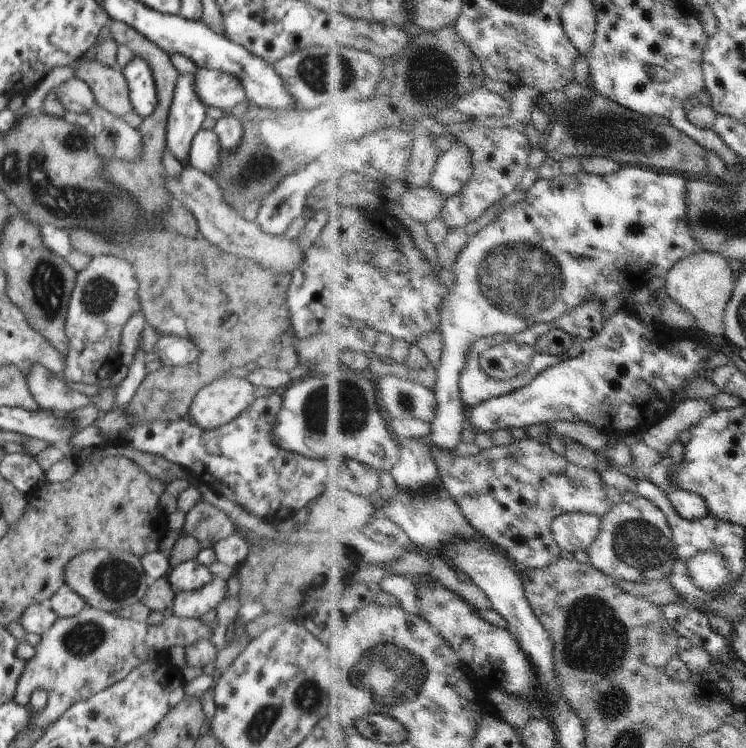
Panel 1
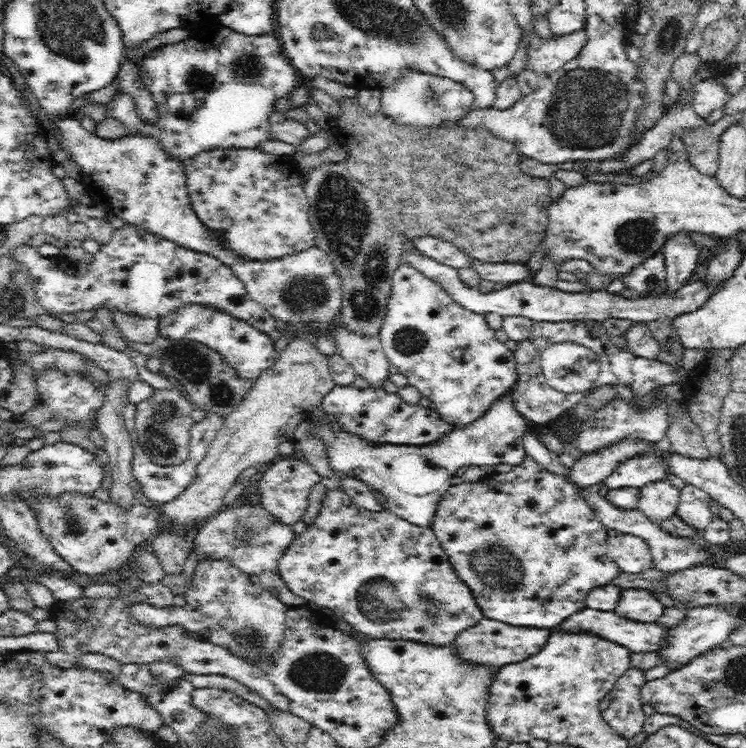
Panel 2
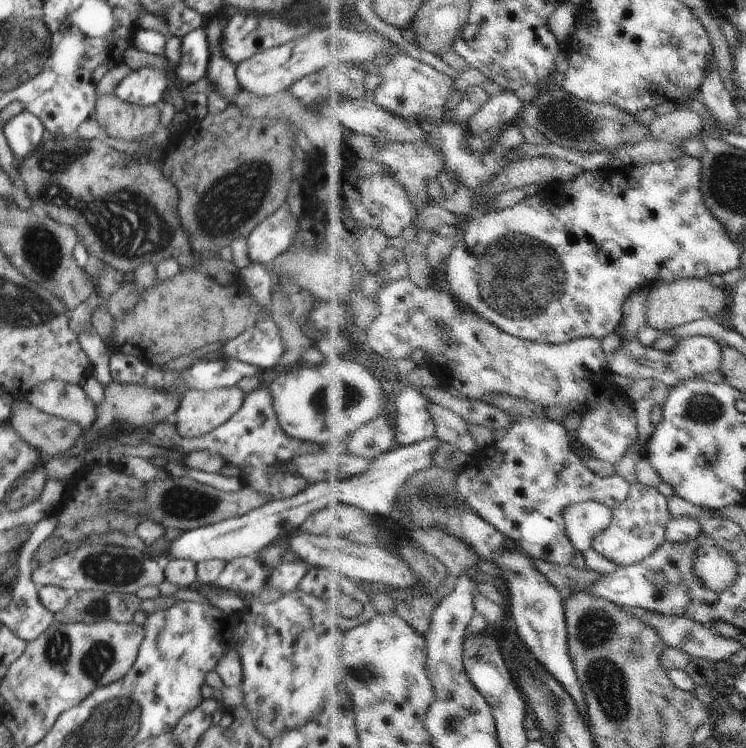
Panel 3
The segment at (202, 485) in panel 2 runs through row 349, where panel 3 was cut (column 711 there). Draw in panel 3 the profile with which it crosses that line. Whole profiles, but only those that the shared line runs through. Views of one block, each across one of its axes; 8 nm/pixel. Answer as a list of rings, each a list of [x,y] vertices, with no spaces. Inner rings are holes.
[[[702,278],[680,279],[669,283],[664,282],[655,287],[651,294],[648,320],[650,326],[658,330],[672,330],[696,320],[714,318],[720,312],[724,312],[730,305],[730,292],[724,293],[722,286],[714,286],[710,280]]]

